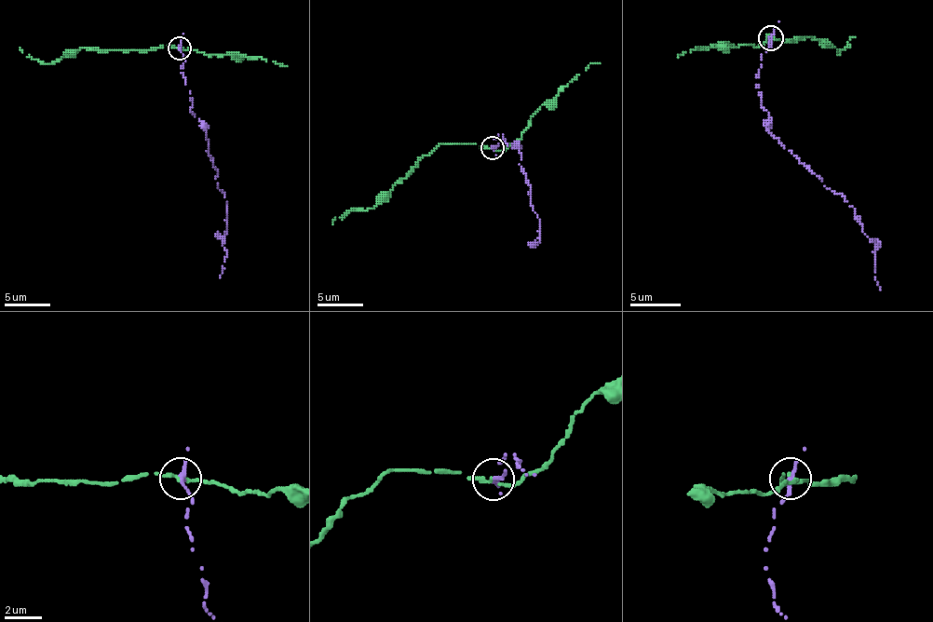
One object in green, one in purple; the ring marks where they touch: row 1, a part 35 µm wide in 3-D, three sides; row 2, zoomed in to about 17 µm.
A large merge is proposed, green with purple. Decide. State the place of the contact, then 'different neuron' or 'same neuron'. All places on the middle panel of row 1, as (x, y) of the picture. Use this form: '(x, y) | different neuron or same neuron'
(492, 147) | different neuron

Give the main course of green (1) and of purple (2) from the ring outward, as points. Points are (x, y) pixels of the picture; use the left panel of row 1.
1: (179, 47), (79, 47), (49, 63), (31, 59), (20, 47)
2: (179, 47), (190, 112), (206, 132), (206, 151), (227, 204), (220, 277)

